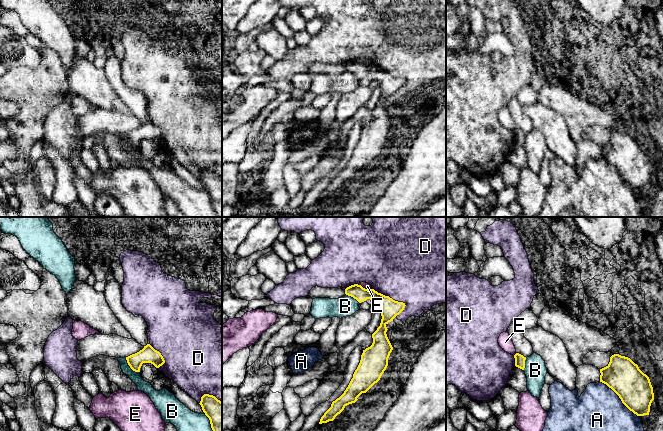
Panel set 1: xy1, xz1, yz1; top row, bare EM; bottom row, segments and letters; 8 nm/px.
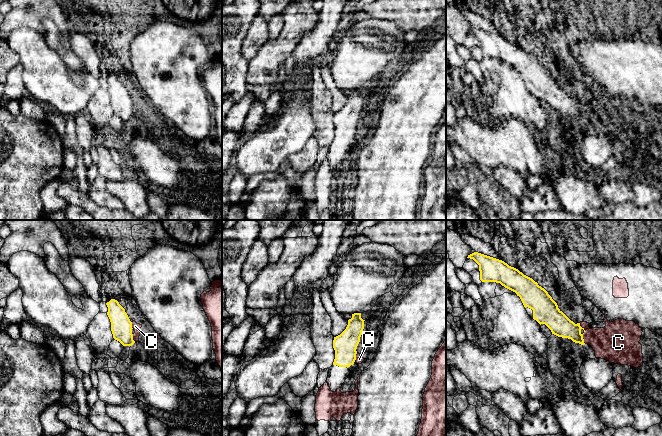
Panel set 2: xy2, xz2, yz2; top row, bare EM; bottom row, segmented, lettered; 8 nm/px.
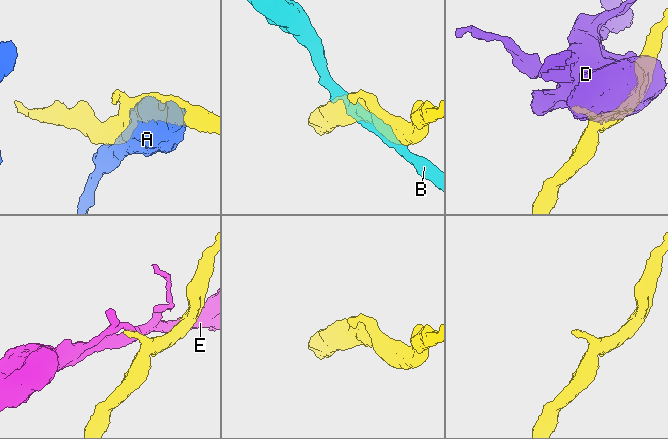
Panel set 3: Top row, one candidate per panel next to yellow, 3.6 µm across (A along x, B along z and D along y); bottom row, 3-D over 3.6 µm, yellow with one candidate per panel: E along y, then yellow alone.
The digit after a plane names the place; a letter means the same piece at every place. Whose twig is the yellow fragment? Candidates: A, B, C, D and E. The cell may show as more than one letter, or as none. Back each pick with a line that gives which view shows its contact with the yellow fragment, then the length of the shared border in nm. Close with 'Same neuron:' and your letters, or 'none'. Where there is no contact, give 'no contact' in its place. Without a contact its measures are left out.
Same neuron: none

